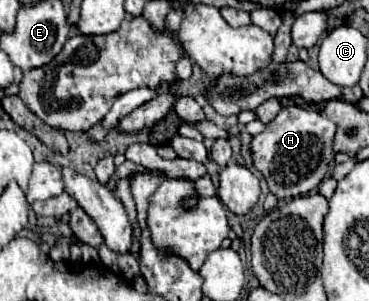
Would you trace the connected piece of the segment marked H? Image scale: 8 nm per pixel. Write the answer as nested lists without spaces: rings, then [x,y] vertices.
[[[286,107],[278,117],[266,125],[264,133],[252,139],[252,161],[254,167],[266,177],[270,191],[278,197],[306,195],[326,175],[332,161],[332,141],[336,125],[318,111],[302,107]]]

